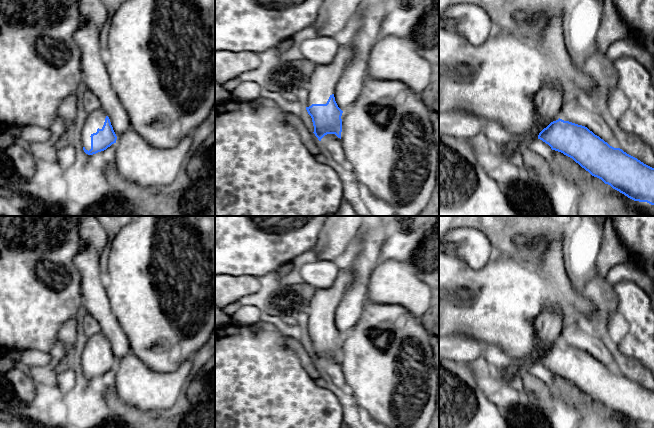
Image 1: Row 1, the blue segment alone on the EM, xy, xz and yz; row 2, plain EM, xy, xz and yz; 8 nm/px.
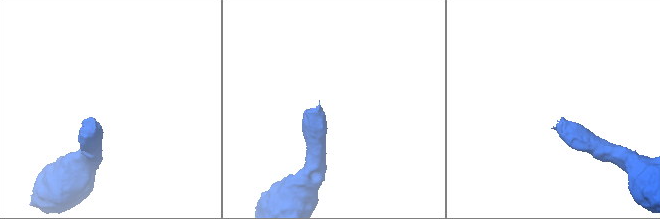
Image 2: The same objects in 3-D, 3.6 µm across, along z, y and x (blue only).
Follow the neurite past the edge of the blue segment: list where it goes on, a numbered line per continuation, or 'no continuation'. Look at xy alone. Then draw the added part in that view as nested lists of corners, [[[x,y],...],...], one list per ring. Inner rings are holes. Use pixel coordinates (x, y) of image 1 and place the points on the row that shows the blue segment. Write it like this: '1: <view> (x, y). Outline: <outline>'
1: xy (93, 121). Outline: [[[98,109],[88,115],[86,115],[84,125],[82,128],[82,144],[86,150],[91,149],[91,135],[97,132],[97,129],[102,129],[105,118],[105,112],[101,109]]]

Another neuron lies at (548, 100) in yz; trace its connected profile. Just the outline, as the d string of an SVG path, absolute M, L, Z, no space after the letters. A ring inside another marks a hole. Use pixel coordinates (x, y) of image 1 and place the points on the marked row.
M545 85L534 96L534 104L537 112L537 122L529 133L513 135L512 139L499 150L494 150L496 159L516 160L519 156L525 139L537 140L539 133L551 122L560 118L559 113L563 97L558 88Z

